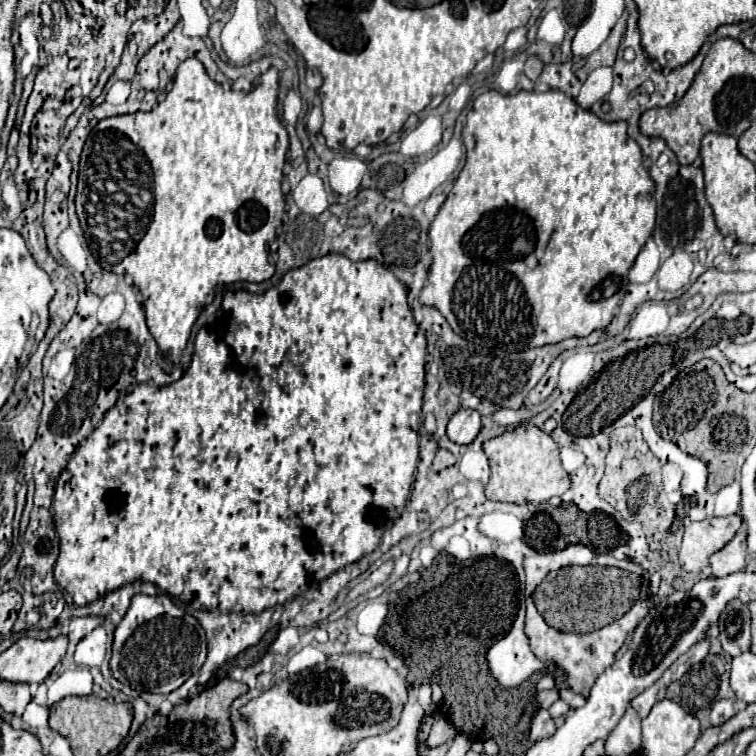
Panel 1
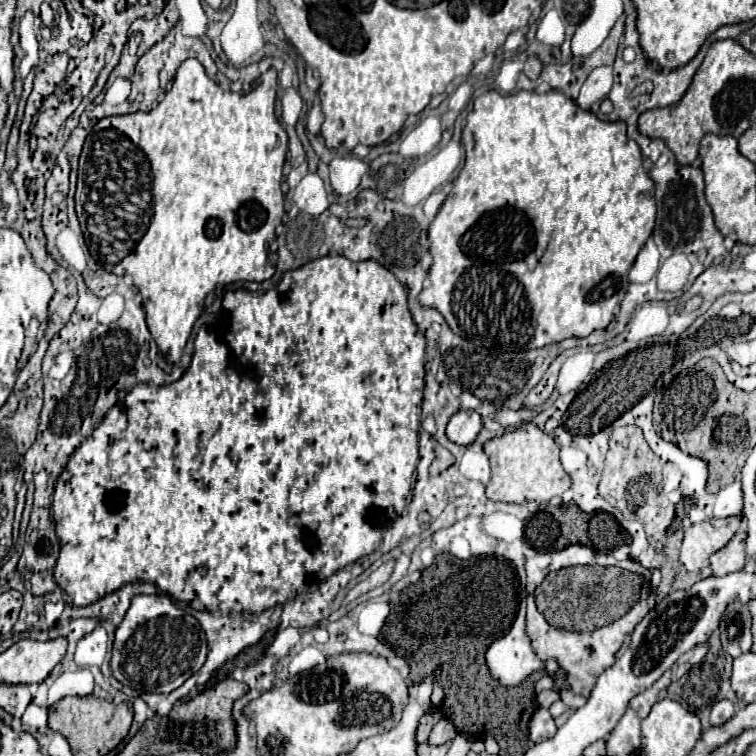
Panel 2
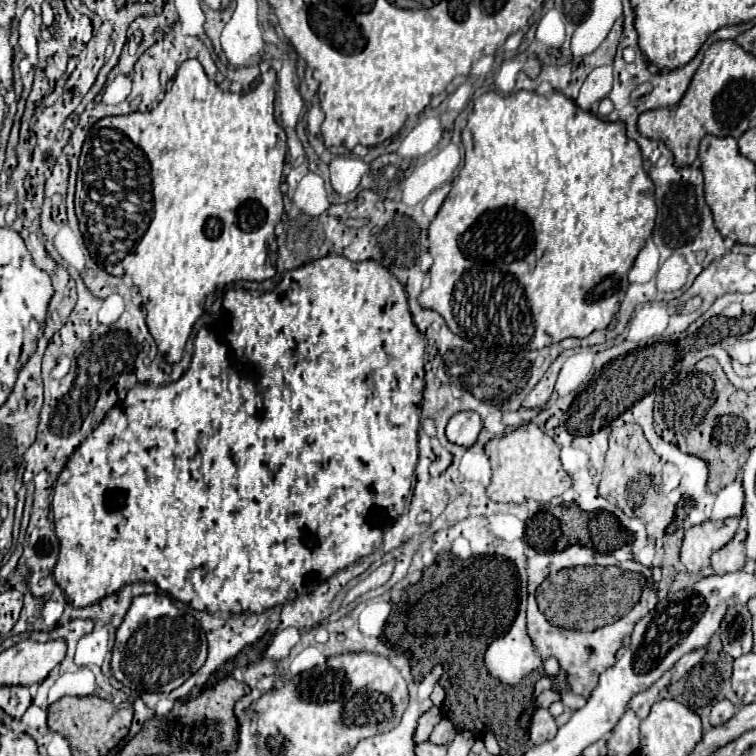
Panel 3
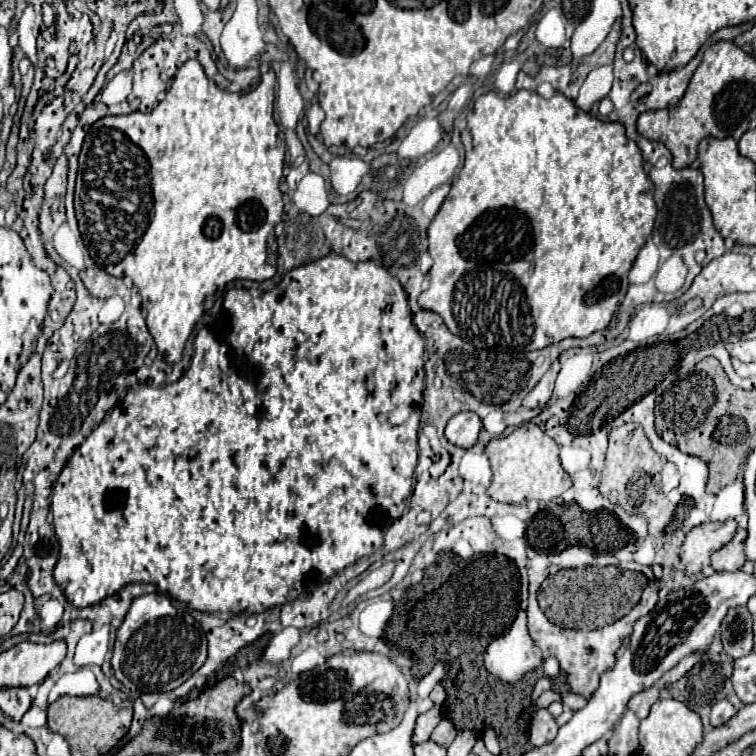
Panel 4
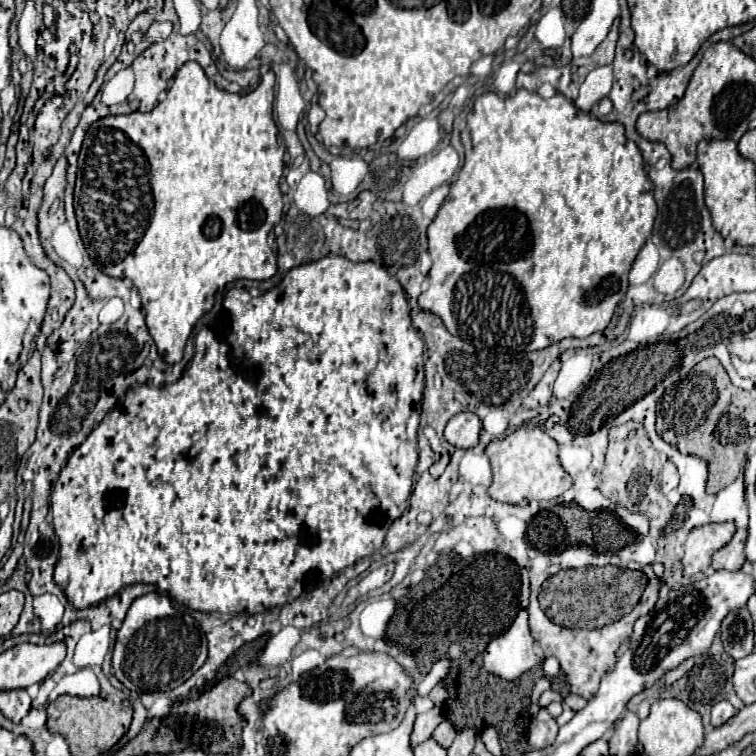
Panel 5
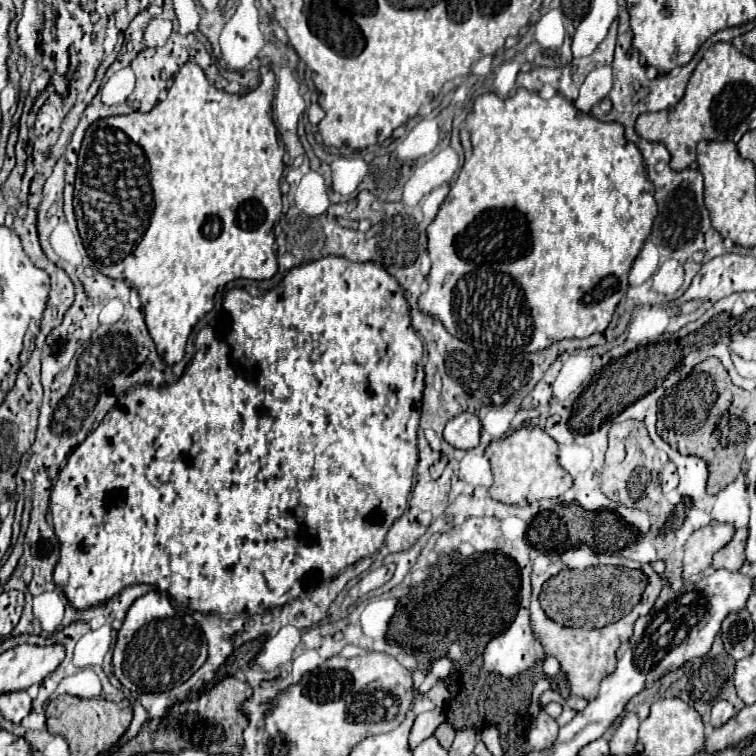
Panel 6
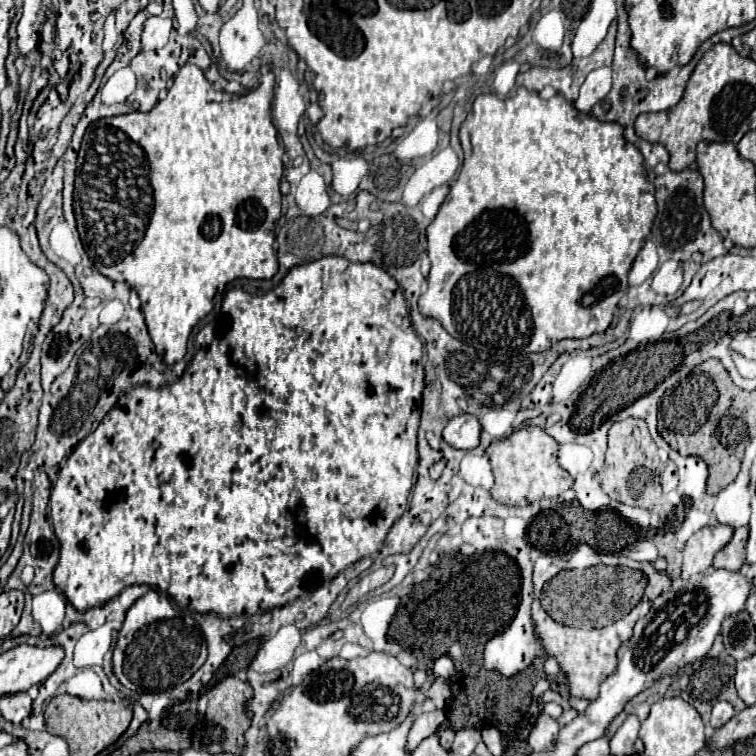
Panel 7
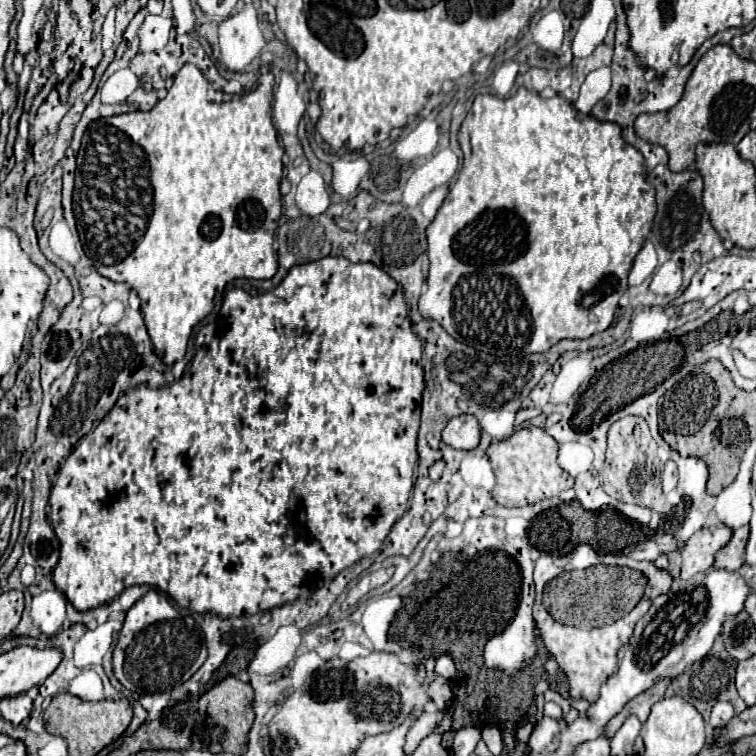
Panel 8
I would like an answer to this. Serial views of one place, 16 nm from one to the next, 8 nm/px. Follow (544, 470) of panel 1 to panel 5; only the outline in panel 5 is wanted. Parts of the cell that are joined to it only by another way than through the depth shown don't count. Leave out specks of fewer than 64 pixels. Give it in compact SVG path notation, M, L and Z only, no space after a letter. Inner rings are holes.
M524 424L506 438L492 440L486 448L486 456L490 458L494 474L488 496L498 502L524 506L524 500L552 500L572 486L570 474L558 460L558 444L536 424Z

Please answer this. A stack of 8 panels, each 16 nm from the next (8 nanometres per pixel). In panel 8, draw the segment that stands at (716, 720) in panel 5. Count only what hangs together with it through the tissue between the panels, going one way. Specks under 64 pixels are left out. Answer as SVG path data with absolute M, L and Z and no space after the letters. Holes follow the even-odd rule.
M716 702L712 708L712 716L710 716L710 726L712 728L722 728L724 724L728 724L728 720L732 720L736 716L734 708L730 702Z

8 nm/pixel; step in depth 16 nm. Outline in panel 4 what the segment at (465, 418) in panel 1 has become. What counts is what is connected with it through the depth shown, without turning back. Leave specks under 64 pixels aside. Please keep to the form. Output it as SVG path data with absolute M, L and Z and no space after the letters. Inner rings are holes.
M458 412L450 418L446 426L446 438L448 442L470 448L478 440L478 432L482 430L482 420L476 412Z

